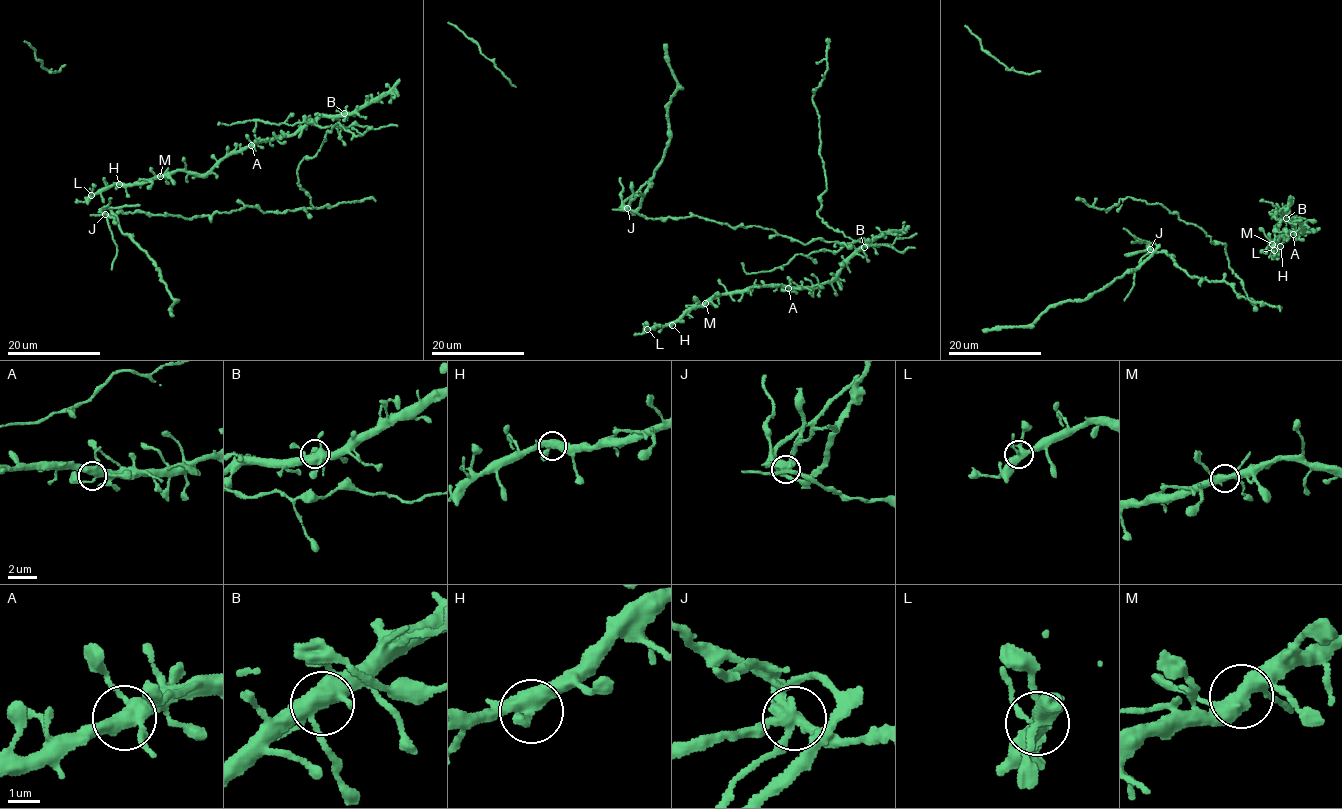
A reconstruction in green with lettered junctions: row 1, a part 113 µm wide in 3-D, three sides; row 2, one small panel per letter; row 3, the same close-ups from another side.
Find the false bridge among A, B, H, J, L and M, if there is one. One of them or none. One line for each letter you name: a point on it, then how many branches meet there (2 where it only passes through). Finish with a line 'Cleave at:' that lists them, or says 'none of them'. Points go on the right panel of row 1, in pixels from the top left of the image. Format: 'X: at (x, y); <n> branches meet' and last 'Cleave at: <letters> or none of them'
J: at (1150, 249); 5 branches meet
Cleave at: J

